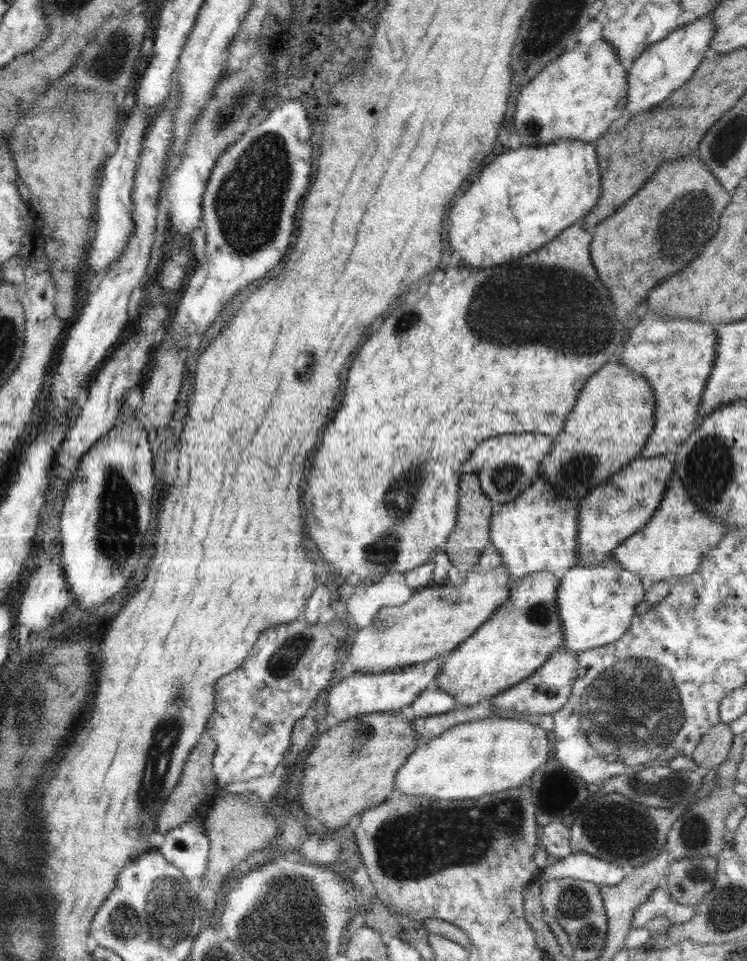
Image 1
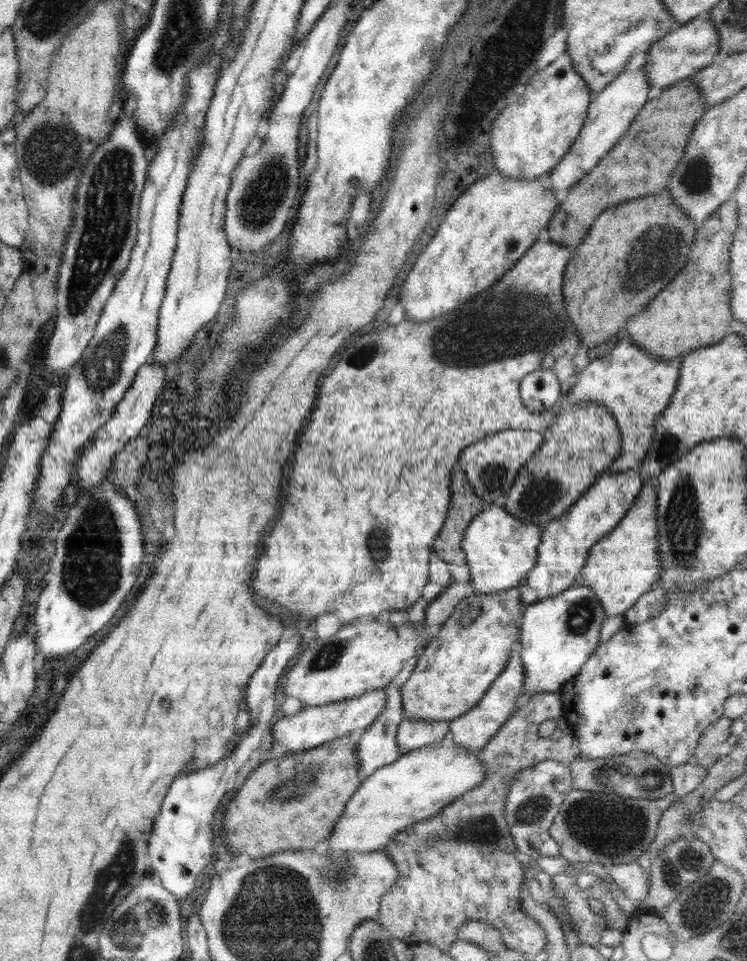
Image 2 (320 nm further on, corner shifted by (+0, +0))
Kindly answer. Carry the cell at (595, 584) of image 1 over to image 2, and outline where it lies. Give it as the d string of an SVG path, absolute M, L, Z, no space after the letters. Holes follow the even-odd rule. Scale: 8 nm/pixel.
M575 584L560 594L527 605L519 628L520 658L525 672L522 695L561 692L600 644L600 627L606 619L601 602L586 585Z

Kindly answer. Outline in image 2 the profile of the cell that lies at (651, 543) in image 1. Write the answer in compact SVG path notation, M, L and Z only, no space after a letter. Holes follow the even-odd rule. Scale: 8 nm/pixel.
M657 496L636 502L624 518L589 548L586 564L581 568L584 584L592 589L603 606L606 618L624 614L659 581L663 571L658 552Z

